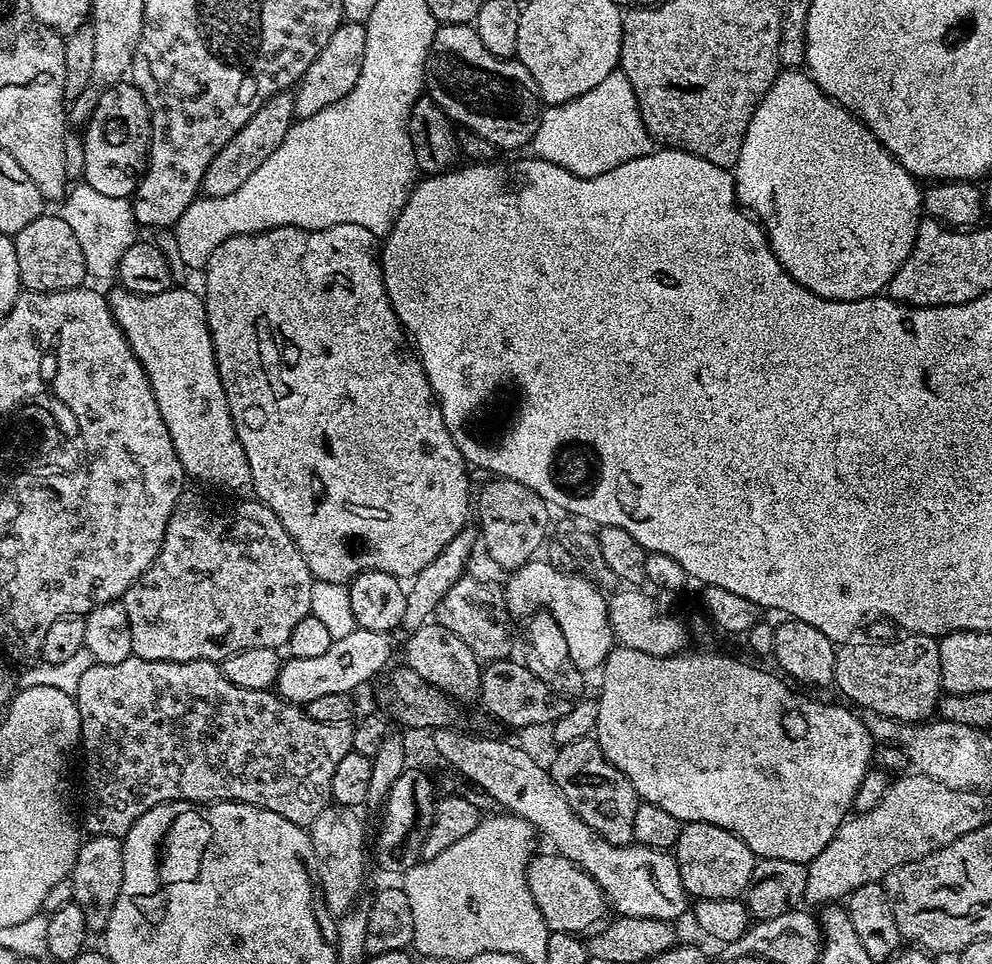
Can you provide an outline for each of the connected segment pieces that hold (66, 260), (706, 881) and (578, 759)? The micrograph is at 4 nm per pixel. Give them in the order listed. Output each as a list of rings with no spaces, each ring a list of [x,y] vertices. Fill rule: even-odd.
[[[45,214],[34,218],[32,222],[22,226],[13,239],[14,254],[18,258],[18,274],[21,285],[30,292],[61,292],[67,288],[79,288],[85,283],[86,271],[84,268],[82,249],[70,230],[69,223],[65,222],[60,214]]]
[[[689,820],[681,823],[674,849],[684,888],[700,900],[724,900],[743,897],[747,893],[758,857],[733,832],[706,822]]]
[[[595,738],[559,745],[550,761],[552,781],[558,786],[558,790],[562,790],[577,818],[614,845],[633,843],[634,810],[638,803],[638,793],[630,778],[626,778],[626,774],[622,774],[622,770],[618,770],[618,766],[614,766],[614,762],[606,758]]]

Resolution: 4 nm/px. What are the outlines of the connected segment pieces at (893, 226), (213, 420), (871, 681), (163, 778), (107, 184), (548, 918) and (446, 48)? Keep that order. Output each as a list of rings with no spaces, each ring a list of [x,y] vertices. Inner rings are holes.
[[[784,70],[782,74],[769,86],[764,92],[764,97],[756,104],[756,109],[752,112],[752,117],[748,120],[748,125],[744,128],[744,137],[740,140],[740,149],[736,152],[736,168],[734,167],[734,181],[736,188],[736,199],[741,209],[747,210],[758,221],[761,228],[764,229],[764,235],[768,238],[768,245],[772,247],[773,254],[778,258],[778,262],[786,270],[786,274],[790,274],[790,278],[794,278],[794,282],[798,282],[806,290],[810,290],[814,294],[818,294],[822,298],[827,300],[865,300],[871,296],[881,295],[887,289],[888,284],[894,278],[896,271],[902,266],[902,262],[906,262],[906,258],[910,254],[910,250],[914,246],[914,238],[916,237],[916,225],[920,223],[922,219],[922,188],[917,182],[915,177],[905,170],[905,168],[899,164],[884,147],[878,143],[873,134],[864,124],[861,124],[852,113],[847,112],[841,104],[834,102],[822,91],[818,85],[811,80],[808,75],[800,70]]]
[[[116,286],[112,293],[107,293],[106,299],[113,318],[128,339],[129,348],[144,367],[144,373],[148,376],[152,393],[158,402],[158,410],[166,422],[166,430],[170,430],[174,450],[185,473],[204,484],[225,488],[226,491],[233,492],[236,498],[247,497],[252,492],[250,462],[246,462],[246,450],[242,450],[242,442],[238,442],[238,434],[230,418],[230,406],[226,402],[226,390],[222,390],[222,382],[218,378],[216,355],[203,299],[197,293],[195,296],[188,288],[175,286],[148,293],[133,292],[123,286]]]
[[[908,634],[903,638],[905,640],[896,640],[893,644],[852,644],[853,642],[841,643],[836,650],[836,678],[834,684],[835,687],[840,687],[841,694],[845,696],[843,699],[845,701],[853,700],[853,702],[848,701],[853,705],[861,704],[864,708],[872,708],[868,710],[878,710],[879,715],[889,716],[892,720],[897,722],[924,722],[937,711],[938,701],[942,696],[942,685],[940,682],[940,646],[939,643],[937,643],[937,641],[930,636]]]
[[[138,655],[126,658],[126,662],[117,664],[93,663],[82,674],[74,693],[78,718],[80,719],[80,744],[84,748],[84,828],[93,836],[108,835],[123,838],[132,829],[132,823],[154,806],[165,802],[187,802],[194,805],[214,804],[217,802],[235,802],[252,804],[256,808],[265,808],[290,822],[301,826],[311,826],[314,818],[329,803],[332,795],[334,770],[342,758],[352,751],[352,729],[349,722],[318,722],[308,716],[299,704],[283,700],[272,690],[246,690],[234,686],[224,676],[221,665],[214,660],[147,660]]]
[[[116,82],[105,88],[108,89],[97,98],[92,117],[88,120],[88,129],[84,132],[82,180],[101,194],[128,198],[135,193],[148,162],[152,117],[148,115],[146,98],[135,84]]]
[[[557,852],[535,855],[526,867],[527,886],[543,920],[547,922],[551,932],[571,932],[582,934],[595,927],[608,910],[604,893],[589,875],[579,868],[572,860],[566,859]]]
[[[440,24],[437,27],[432,45],[428,51],[426,65],[426,92],[432,101],[445,112],[449,120],[460,128],[469,128],[486,138],[497,149],[520,148],[529,143],[540,119],[542,103],[541,93],[536,87],[536,79],[526,70],[526,66],[515,58],[501,58],[490,54],[486,46],[482,46],[482,38],[478,38],[472,24]]]

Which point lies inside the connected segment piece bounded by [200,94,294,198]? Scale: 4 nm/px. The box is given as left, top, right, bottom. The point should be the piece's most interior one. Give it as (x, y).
(234, 161)

